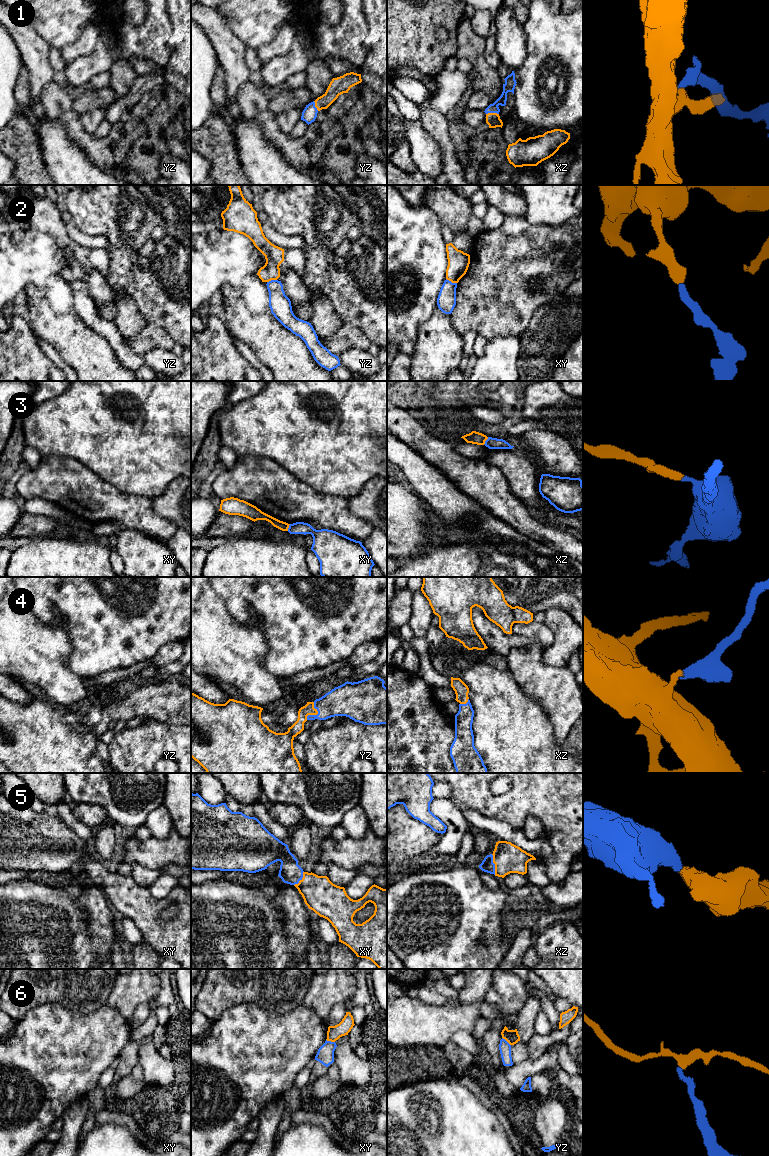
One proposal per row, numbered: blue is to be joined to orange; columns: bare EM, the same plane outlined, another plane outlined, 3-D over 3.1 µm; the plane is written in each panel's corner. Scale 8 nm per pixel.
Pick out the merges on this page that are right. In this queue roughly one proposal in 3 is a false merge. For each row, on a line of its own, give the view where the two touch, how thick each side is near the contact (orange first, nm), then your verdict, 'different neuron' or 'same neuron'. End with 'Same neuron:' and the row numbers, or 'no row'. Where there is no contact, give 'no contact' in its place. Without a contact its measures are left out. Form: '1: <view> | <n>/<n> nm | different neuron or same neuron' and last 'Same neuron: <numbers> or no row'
1: xz | 110/80 nm | same neuron
2: xy | 180/160 nm | different neuron
3: xz | 100/100 nm | different neuron
4: yz | 90/240 nm | same neuron
5: xz | 240/110 nm | same neuron
6: xy | 110/140 nm | different neuron
Same neuron: 1, 4, 5

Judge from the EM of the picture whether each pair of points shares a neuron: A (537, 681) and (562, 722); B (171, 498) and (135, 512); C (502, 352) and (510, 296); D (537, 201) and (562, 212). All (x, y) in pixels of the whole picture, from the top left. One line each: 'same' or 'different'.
A: same
B: different
C: different
D: same

